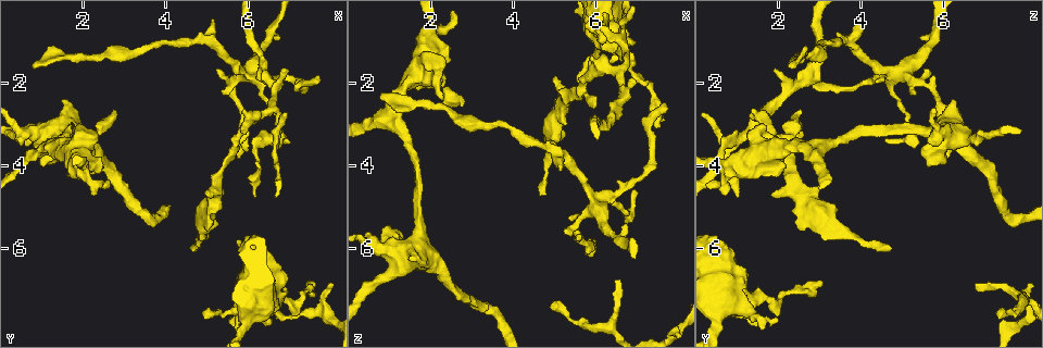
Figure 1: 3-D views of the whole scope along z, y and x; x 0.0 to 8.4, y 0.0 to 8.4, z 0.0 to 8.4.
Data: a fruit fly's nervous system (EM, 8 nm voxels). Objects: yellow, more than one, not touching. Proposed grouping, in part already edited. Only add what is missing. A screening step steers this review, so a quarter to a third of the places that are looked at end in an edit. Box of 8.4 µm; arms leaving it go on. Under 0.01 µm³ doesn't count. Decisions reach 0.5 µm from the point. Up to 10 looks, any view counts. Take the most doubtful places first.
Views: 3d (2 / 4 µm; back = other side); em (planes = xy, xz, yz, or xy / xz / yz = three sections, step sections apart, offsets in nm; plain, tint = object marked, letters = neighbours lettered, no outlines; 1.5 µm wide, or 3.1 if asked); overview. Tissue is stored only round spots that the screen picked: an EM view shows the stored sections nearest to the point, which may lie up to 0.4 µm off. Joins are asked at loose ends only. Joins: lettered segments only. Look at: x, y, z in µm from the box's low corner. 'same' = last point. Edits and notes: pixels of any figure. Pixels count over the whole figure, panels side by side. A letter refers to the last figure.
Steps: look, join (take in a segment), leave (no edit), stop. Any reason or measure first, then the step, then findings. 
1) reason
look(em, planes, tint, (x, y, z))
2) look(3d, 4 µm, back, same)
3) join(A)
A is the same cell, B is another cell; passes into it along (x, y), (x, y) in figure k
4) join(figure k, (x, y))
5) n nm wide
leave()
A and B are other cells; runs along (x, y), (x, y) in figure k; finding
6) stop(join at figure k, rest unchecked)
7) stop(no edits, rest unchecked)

look(em, planes, letters, (6.55, 6.90, 6.70))

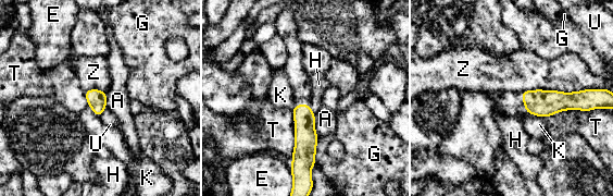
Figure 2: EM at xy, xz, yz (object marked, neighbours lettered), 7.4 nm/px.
leave()
A, E, G, H, K, T, U and Z are other cells; border along (310, 103), (310, 109), (314, 113) in figure 2; no lettered segment goes on from it

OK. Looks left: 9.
free end
look(3d, 2 µm, back, (5.00, 7.70, 7.35))

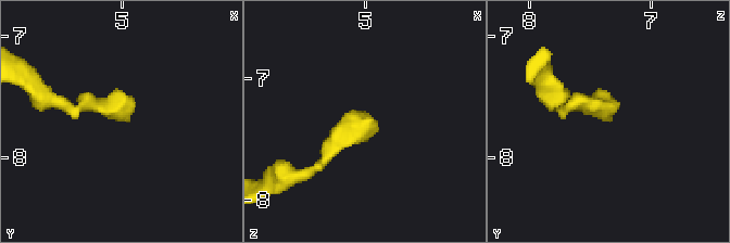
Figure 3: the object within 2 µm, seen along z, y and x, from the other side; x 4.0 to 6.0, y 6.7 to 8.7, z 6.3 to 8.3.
look(em, planes, letters, (4.96, 7.70, 7.32))

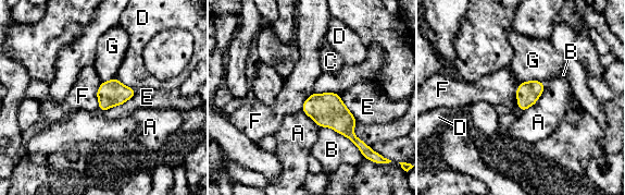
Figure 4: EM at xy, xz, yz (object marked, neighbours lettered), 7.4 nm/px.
leave()
A, B, C, D, E, F and G are other cells; border along (545, 83), (538, 99), (522, 112) in figure 4; none of them fits

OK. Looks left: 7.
tapers out
look(em, xz, step 4, letters, (7.50, 6.85, 3.10))

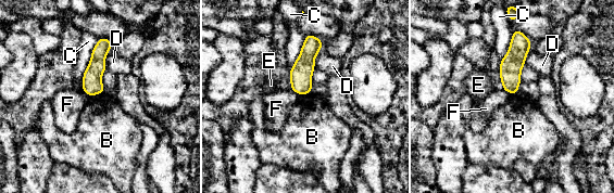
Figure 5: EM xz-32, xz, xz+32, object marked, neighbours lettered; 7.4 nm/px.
C touches over 420 nm
leave()
B, C, D, E and F are other cells; border along (103, 92), (90, 97) in figure 5; none of them fits

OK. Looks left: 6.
look(em, yz, step 8, letters, (5.60, 7.75, 2.00))

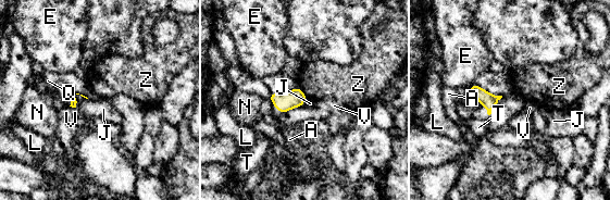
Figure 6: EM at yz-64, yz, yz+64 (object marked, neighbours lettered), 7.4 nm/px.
cut it another way
look(em, planes, letters, same)

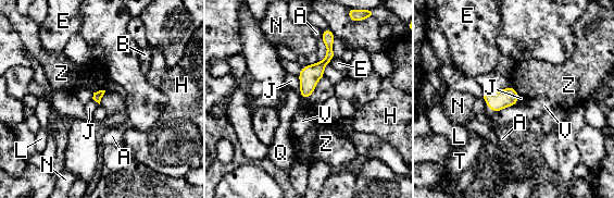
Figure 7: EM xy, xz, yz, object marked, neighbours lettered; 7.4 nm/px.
leave()
A, B, E, H, J, L, N, Q, T, V and Z are other cells; runs along (325, 35), (329, 57), (305, 95) in figure 7; none of them fits

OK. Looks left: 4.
stop(no edits, rest unchecked)

